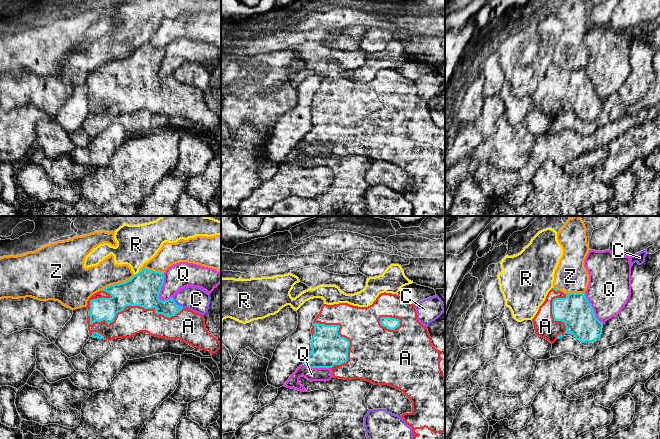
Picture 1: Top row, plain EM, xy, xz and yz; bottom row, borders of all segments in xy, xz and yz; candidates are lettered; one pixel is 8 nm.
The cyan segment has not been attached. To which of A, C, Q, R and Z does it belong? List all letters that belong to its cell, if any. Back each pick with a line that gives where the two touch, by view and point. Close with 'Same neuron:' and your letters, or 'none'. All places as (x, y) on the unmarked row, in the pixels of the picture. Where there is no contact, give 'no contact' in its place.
A: xy (135, 81)
Same neuron: A

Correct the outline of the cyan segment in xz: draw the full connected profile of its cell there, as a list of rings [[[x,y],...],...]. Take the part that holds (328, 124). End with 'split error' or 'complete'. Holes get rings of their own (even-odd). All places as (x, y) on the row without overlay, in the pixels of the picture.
[[[381,69],[368,83],[348,79],[323,80],[311,104],[312,129],[303,141],[330,144],[334,154],[361,155],[374,161],[388,161],[402,167],[412,178],[412,188],[400,193],[413,207],[413,216],[445,216],[445,126],[437,126],[427,103],[417,95],[415,81],[392,69]]]; split error

